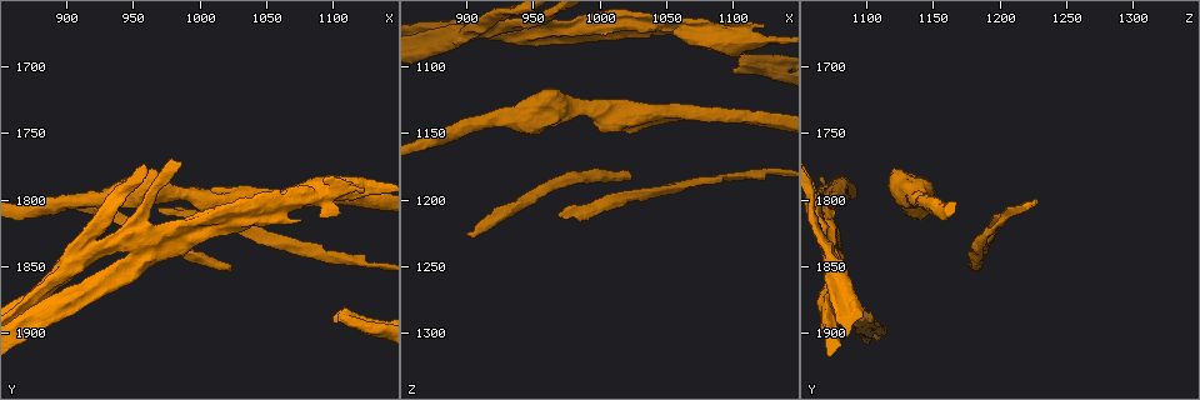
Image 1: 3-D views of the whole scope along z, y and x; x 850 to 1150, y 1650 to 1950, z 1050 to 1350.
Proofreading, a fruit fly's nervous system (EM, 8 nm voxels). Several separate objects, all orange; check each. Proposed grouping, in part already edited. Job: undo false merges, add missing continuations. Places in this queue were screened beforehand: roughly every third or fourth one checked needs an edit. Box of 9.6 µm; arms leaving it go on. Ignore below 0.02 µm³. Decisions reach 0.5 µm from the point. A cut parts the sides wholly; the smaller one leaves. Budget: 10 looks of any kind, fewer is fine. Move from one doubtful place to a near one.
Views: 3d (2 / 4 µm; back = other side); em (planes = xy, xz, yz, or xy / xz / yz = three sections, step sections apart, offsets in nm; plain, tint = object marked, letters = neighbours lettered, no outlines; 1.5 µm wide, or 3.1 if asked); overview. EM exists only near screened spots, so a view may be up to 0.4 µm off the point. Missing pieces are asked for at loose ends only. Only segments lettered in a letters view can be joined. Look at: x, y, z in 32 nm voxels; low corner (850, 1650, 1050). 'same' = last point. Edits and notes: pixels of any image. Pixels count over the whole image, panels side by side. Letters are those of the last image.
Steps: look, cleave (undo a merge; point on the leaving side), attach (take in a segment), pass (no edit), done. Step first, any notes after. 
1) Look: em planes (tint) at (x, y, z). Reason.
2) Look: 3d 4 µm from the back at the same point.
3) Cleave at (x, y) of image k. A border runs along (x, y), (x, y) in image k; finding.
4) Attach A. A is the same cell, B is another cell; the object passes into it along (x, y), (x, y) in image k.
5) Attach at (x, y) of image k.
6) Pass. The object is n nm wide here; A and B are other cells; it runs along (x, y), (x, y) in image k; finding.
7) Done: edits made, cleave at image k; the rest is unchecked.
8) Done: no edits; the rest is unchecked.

Look: 3d 2 µm at (1100, 1886, 1100). Branch stops here.

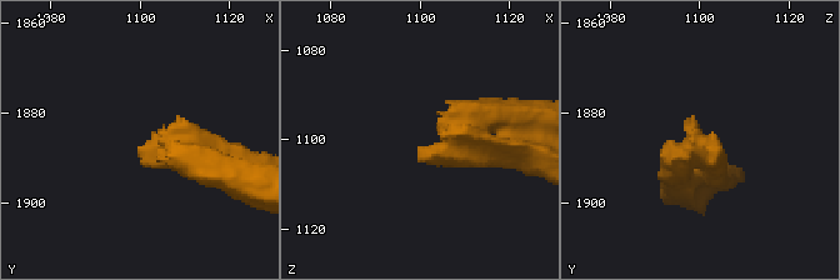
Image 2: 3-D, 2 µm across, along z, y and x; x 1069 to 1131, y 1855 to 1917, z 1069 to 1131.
Look: em planes (tint) at (1100, 1887, 1101).

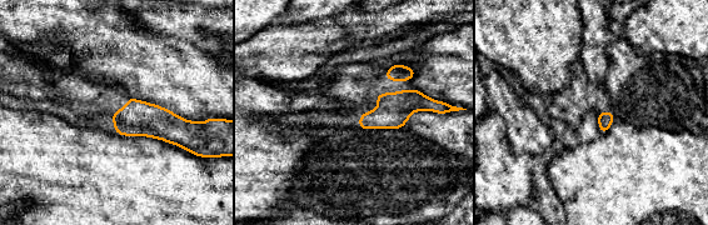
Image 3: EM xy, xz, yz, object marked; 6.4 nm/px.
Look: em planes (letters) at the same point. What lies round it.

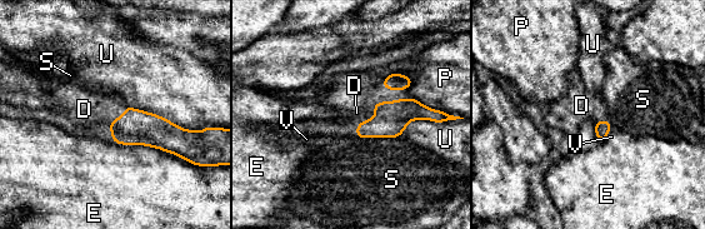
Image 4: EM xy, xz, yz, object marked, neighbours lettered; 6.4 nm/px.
Attach D. D is the same cell, E, P, S, U and V are other cells; the object passes into it along (391, 118), (365, 119), (356, 113) in image 4; the neuron continues.

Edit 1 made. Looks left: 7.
Look: em 3.1 µm planes (letters) at (1060, 1806, 1070). Calibre changes.

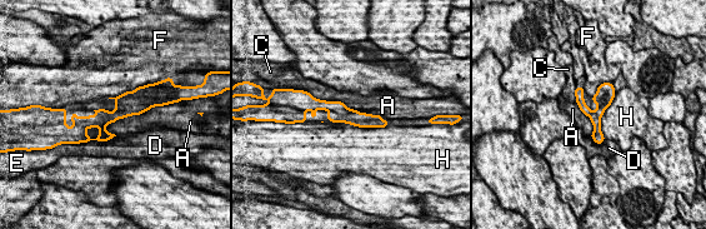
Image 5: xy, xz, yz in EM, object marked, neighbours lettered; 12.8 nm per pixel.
Cleave at (336, 106) of image 5. A, C, D, E, F and H are other cells; a border runs along (357, 111), (348, 114), (334, 113) in image 5; two neurons meet here.

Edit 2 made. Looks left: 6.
Look: 3d 4 µm at (1024, 1852, 1186). An open end.

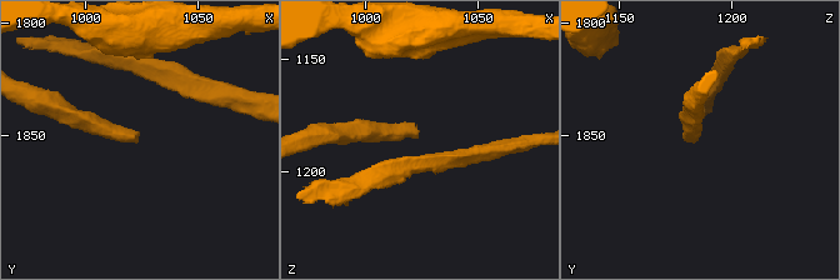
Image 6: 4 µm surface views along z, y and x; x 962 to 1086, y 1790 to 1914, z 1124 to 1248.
Look: em yz step 8 (letters) at (1022, 1854, 1183).

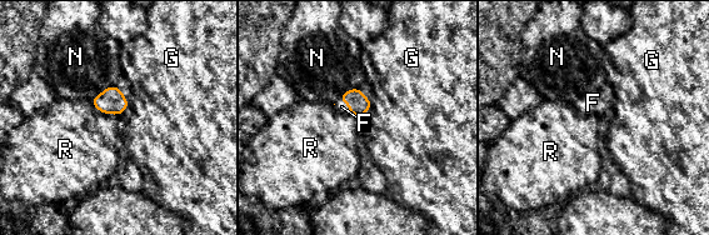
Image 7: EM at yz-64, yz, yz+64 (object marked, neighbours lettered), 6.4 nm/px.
Look: em planes (letters) at the same point. Cut it another way.

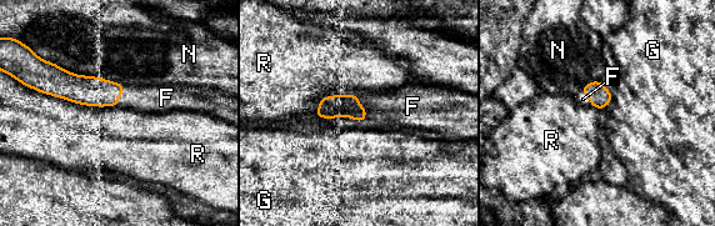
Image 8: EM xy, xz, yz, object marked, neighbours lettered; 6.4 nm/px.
Attach F. F is the same cell, G, N and R are other cells; it goes on there.

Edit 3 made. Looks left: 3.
Done: edits made, attach at image 4, cleave at image 5, attach at image 8; the rest is unchecked.

